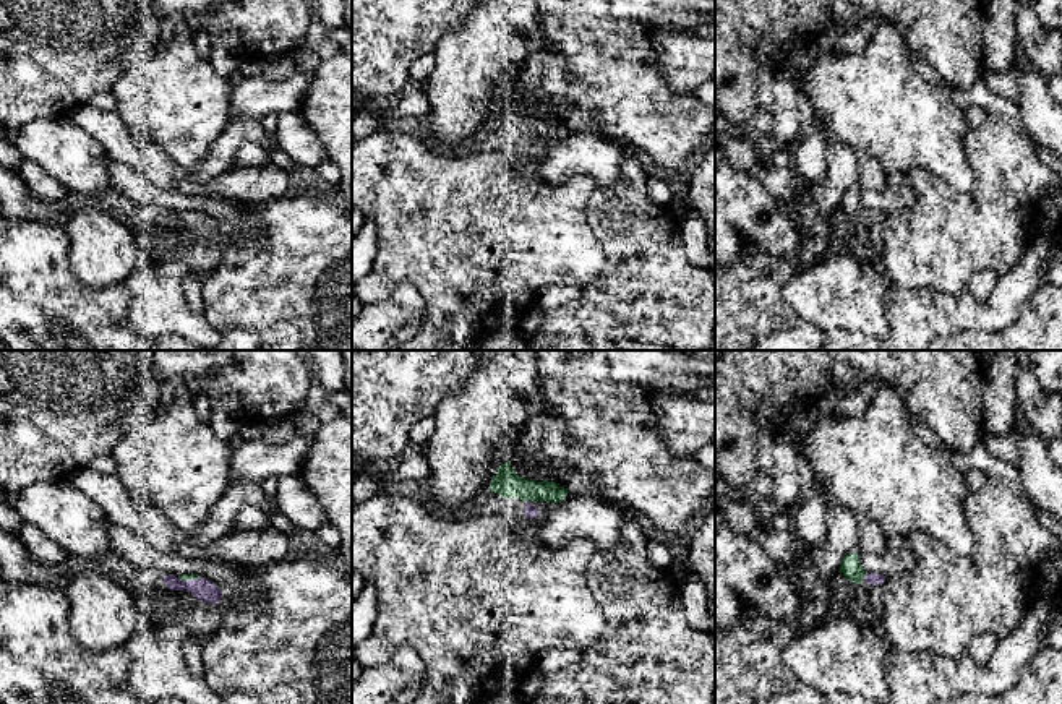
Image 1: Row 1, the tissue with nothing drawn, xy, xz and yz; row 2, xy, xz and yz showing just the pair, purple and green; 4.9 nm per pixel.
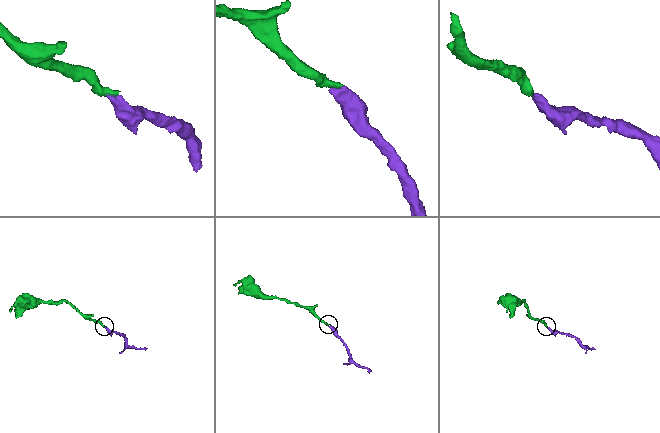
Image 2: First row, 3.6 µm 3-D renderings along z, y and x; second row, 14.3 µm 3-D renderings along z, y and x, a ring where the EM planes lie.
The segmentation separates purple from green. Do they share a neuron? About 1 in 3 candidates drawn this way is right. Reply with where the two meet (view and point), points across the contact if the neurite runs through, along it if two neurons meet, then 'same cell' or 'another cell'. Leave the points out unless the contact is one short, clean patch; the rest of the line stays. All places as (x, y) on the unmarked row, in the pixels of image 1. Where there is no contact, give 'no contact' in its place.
contact xy (190, 216); same cell

